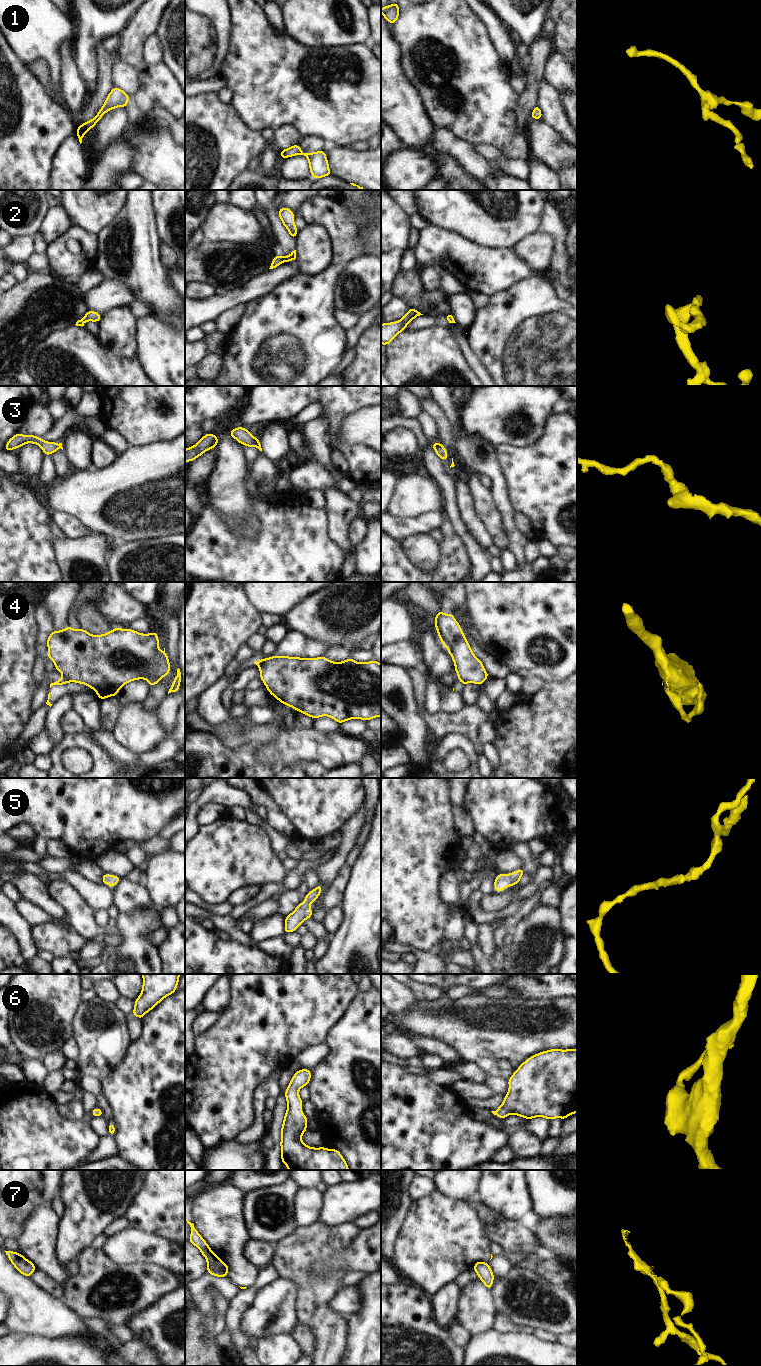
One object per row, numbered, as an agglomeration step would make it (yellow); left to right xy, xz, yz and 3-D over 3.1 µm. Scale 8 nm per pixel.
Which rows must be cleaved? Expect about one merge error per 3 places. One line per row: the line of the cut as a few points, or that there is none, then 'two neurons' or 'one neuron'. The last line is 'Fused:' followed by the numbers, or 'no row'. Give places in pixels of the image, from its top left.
1: no cut; one neuron
2: no cut; one neuron
3: no cut; one neuron
4: cut in xy along (62, 679), (69, 681); two neurons
5: no cut; one neuron
6: no cut; one neuron
7: cut in yz along (479, 1261), (487, 1264); two neurons
Fused: 4, 7

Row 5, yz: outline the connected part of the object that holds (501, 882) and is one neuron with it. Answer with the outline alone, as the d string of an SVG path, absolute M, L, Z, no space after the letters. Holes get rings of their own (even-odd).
M519 869L515 872L509 873L508 875L499 873L494 881L495 892L505 890L507 886L514 886L519 883L525 869Z

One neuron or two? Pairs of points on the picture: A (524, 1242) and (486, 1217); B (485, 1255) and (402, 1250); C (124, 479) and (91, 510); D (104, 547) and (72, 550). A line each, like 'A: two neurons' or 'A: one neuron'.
A: one neuron
B: one neuron
C: one neuron
D: one neuron

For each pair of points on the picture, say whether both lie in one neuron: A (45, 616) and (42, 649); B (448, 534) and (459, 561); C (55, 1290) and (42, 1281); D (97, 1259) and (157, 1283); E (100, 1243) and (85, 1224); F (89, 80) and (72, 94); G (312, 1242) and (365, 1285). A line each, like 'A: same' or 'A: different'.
A: same
B: same
C: same
D: same
E: different
F: different
G: different

